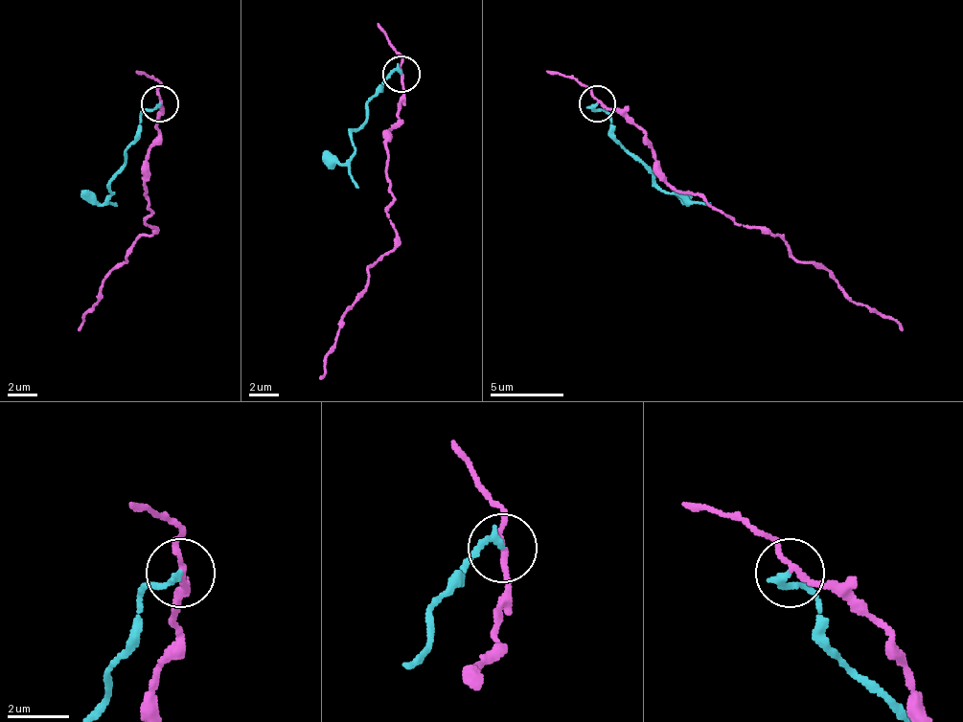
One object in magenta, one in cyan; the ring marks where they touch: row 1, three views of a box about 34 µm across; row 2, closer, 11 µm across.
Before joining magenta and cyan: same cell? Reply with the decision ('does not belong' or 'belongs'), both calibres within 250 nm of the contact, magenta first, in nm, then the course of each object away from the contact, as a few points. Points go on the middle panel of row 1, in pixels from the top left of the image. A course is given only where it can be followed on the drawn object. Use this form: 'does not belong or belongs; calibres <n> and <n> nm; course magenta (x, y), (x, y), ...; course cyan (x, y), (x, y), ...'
does not belong; calibres 160 and 220 nm; course magenta (401, 75), (401, 119), (389, 133), (385, 155), (397, 242), (367, 272), (363, 290), (338, 330), (320, 378); course cyan (401, 75), (381, 82), (381, 89), (367, 103), (367, 119), (353, 133), (353, 151), (338, 162), (323, 151)

